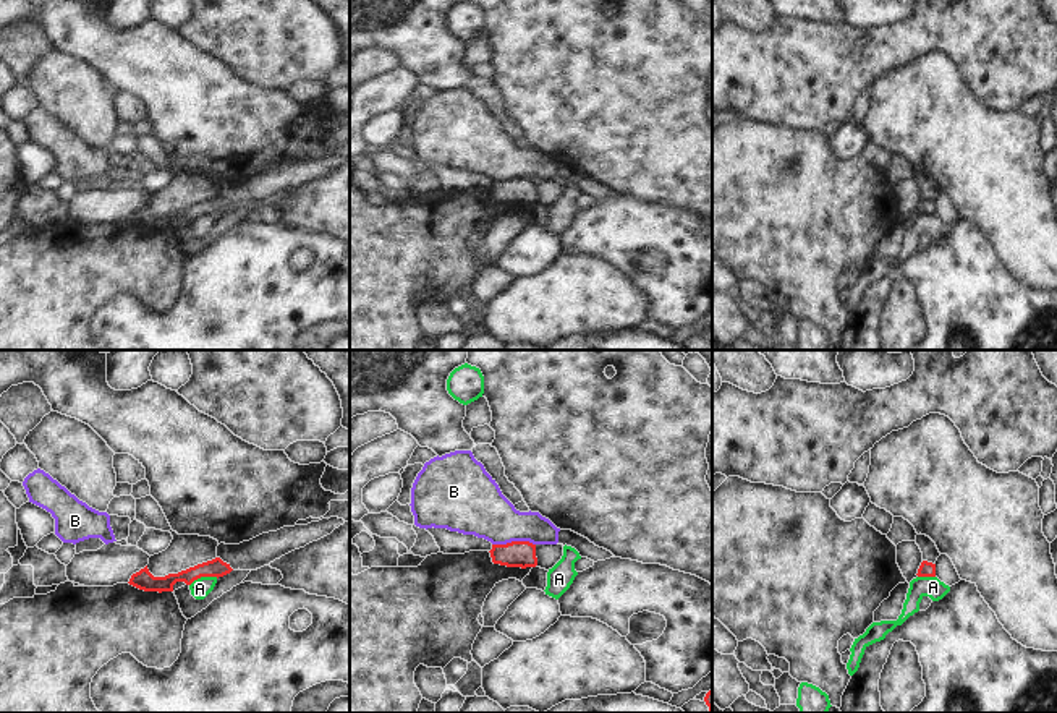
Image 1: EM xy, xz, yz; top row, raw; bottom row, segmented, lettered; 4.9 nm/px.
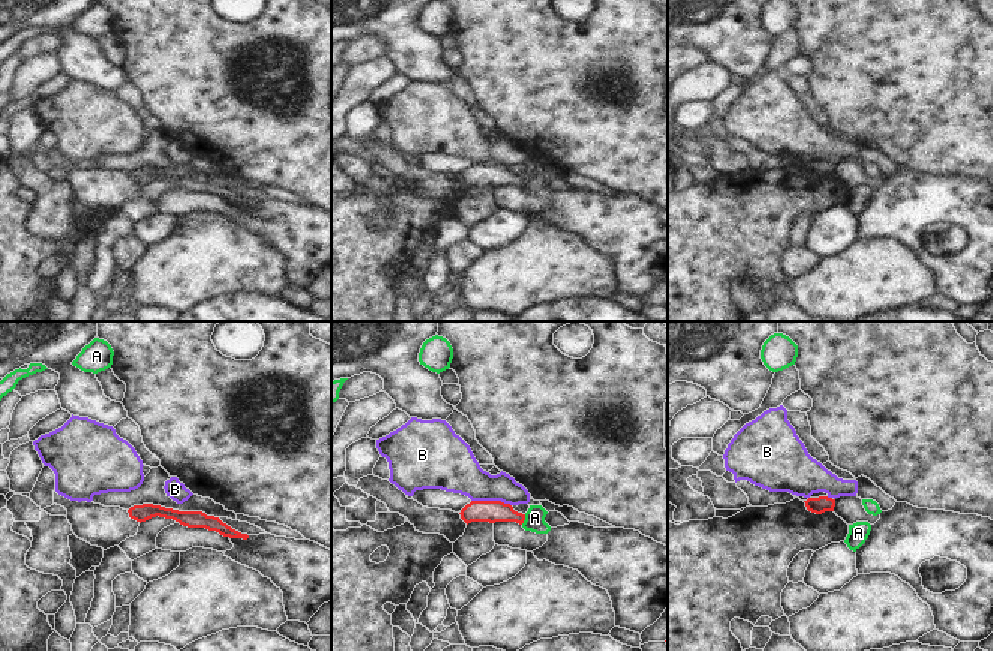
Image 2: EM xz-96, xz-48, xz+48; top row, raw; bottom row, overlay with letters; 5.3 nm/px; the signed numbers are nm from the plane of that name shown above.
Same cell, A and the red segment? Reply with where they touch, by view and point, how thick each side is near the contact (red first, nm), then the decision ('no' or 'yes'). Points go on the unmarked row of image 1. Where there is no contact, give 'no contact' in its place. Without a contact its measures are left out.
xy (203, 213) | 90/100 nm | no

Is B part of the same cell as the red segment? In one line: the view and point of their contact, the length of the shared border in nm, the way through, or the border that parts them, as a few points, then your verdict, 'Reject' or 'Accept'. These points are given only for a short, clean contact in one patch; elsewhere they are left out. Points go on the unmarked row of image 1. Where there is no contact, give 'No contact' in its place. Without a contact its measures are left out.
Touches red at xz (513, 179). Shared border 220 nm. Boundary: xz (534, 180), (507, 179), (492, 182). Reject.

